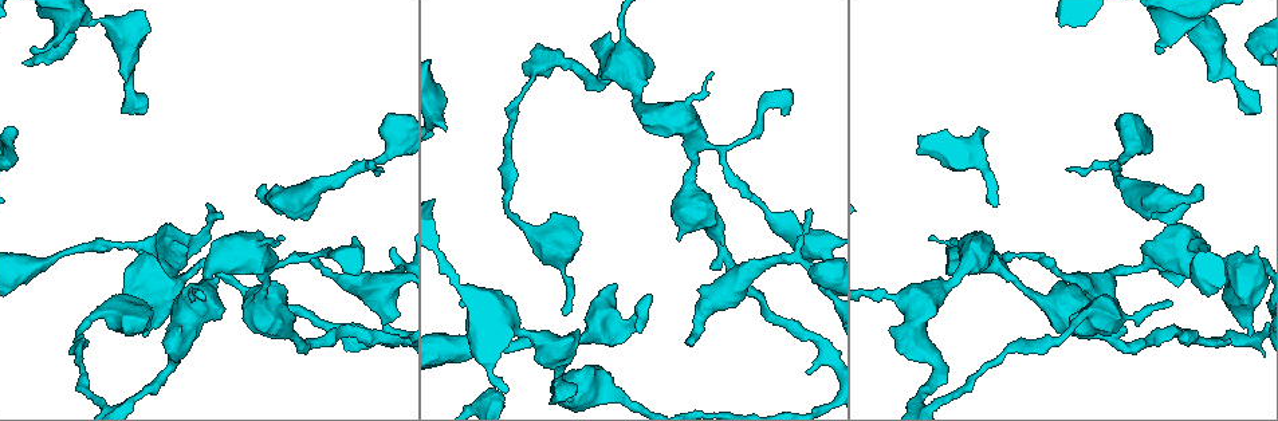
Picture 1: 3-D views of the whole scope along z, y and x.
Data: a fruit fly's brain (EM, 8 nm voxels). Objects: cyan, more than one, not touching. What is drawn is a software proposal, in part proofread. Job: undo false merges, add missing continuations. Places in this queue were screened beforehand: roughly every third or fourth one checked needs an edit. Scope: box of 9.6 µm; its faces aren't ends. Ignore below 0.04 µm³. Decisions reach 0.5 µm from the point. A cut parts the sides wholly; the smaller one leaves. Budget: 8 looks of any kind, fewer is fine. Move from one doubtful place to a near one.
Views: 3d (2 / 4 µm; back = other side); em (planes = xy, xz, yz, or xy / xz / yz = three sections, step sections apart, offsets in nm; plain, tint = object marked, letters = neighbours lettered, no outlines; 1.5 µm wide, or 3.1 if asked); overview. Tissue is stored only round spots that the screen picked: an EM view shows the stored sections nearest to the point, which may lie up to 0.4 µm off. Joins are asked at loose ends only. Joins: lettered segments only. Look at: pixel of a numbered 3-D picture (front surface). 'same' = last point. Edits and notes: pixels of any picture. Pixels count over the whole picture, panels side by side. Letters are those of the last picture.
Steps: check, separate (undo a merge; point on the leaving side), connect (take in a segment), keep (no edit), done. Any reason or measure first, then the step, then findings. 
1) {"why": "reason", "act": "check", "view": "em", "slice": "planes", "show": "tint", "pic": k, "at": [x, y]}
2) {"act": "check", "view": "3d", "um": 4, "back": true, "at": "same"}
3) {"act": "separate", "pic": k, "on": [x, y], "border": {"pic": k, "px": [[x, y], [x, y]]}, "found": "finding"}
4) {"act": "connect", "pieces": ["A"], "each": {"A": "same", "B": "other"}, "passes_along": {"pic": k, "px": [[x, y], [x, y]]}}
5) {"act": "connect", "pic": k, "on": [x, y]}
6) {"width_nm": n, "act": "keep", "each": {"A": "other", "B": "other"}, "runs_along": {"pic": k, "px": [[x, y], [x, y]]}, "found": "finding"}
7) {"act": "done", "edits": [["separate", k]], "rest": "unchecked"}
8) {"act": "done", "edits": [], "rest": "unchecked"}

{"act": "check", "view": "em", "slice": "planes", "show": "tint", "pic": 1, "at": [459, 304]}

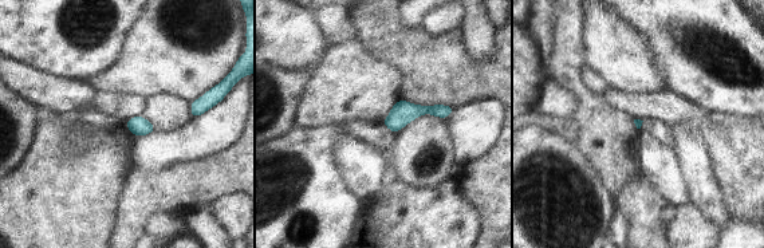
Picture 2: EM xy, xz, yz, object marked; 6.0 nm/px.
{"act": "check", "view": "em", "slice": "planes", "show": "letters", "at": "same"}

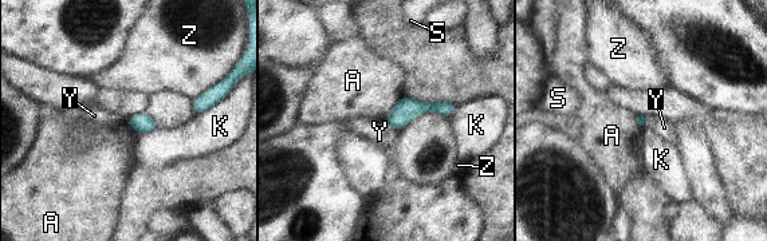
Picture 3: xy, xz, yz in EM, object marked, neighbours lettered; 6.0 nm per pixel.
{"act": "keep", "each": {"A": "other", "K": "other", "S": "other", "Y": "other", "Z": "other"}, "found": "none of them fits"}

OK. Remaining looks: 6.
{"why": "tapers out", "act": "check", "view": "3d", "um": 2, "pic": 1, "at": [811, 210]}

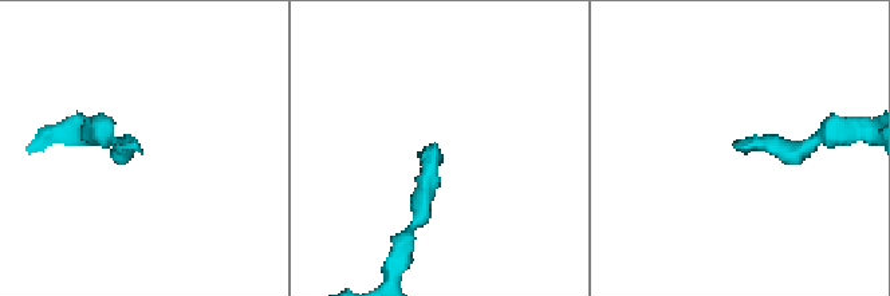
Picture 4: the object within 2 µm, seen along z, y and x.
{"why": "shape alone is not enough", "act": "check", "view": "em", "slice": "planes", "show": "letters", "pic": 4, "at": [739, 148]}

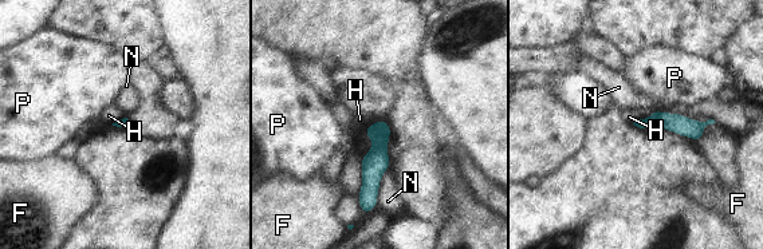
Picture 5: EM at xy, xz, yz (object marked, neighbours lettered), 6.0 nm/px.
{"act": "keep", "each": {"F": "other", "H": "other", "N": "other", "P": "other"}, "found": "no lettered segment goes on from it"}

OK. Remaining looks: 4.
{"why": "sudden change in width", "act": "check", "view": "em", "slice": "yz", "step": 4, "show": "letters", "pic": 1, "at": [1164, 196]}

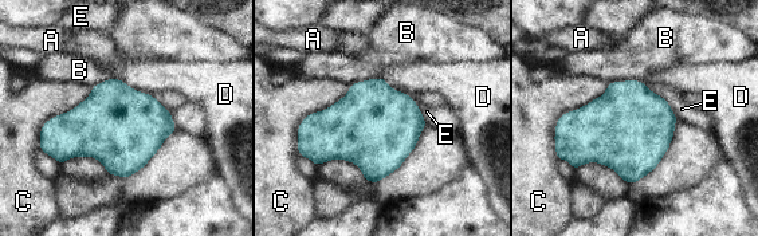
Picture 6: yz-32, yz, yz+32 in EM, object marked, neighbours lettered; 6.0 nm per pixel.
{"act": "keep", "each": {"A": "other", "B": "other", "C": "other", "D": "other", "E": "other"}, "border": {"pic": 6, "px": [[609, 83], [560, 117], [557, 158]]}, "found": "continuous, no second neuron"}

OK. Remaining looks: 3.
{"act": "done", "edits": [], "rest": "unchecked"}

